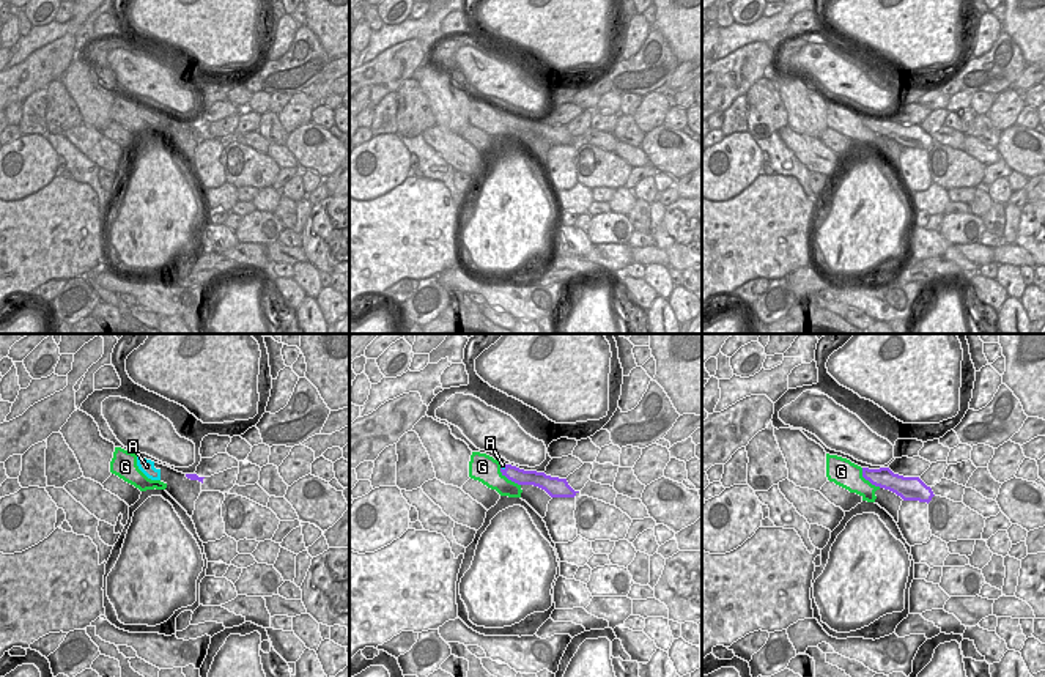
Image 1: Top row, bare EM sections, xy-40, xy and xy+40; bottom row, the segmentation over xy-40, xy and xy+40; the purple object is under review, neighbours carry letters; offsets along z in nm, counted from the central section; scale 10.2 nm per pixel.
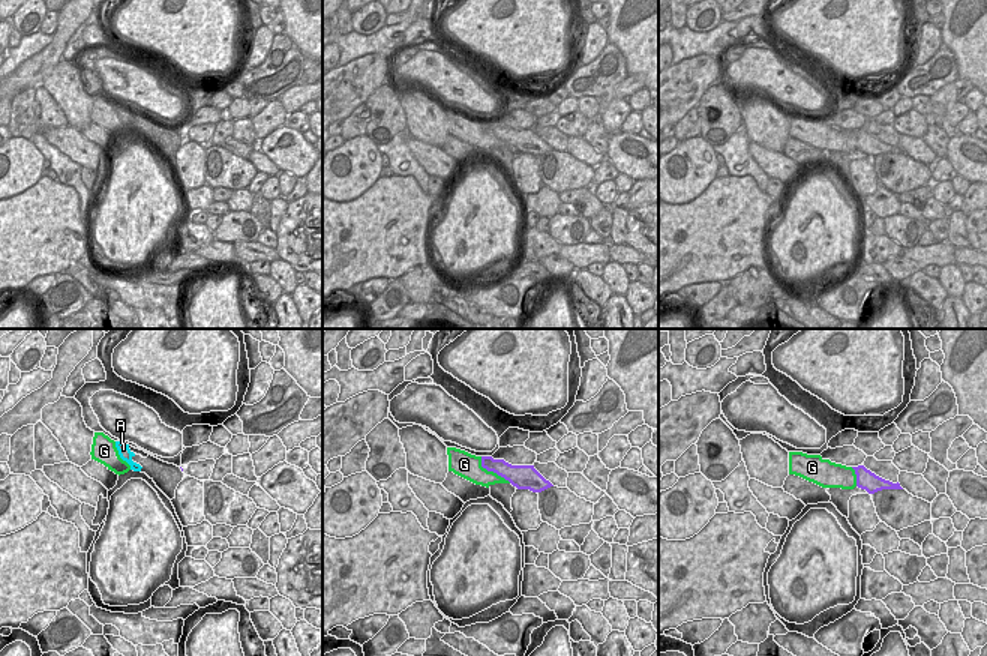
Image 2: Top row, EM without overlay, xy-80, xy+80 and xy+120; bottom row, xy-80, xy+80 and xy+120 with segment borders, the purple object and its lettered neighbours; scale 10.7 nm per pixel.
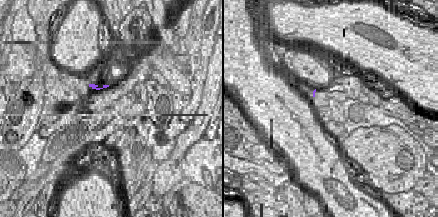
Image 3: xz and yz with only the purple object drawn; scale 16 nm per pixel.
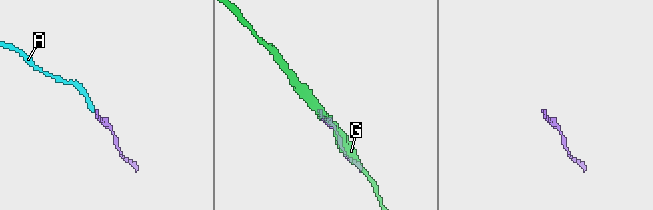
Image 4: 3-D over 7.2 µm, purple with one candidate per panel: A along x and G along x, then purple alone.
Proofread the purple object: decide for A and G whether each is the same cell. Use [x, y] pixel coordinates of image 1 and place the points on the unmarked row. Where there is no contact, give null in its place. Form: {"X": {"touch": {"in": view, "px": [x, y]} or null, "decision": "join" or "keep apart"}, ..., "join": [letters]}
{"A": {"touch": {"in": "xy", "px": [501, 115]}, "decision": "join"}, "G": {"touch": {"in": "xy+40", "px": [867, 126]}, "decision": "keep apart"}, "join": ["A"]}

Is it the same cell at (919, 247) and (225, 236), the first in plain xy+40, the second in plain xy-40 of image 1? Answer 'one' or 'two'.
one

